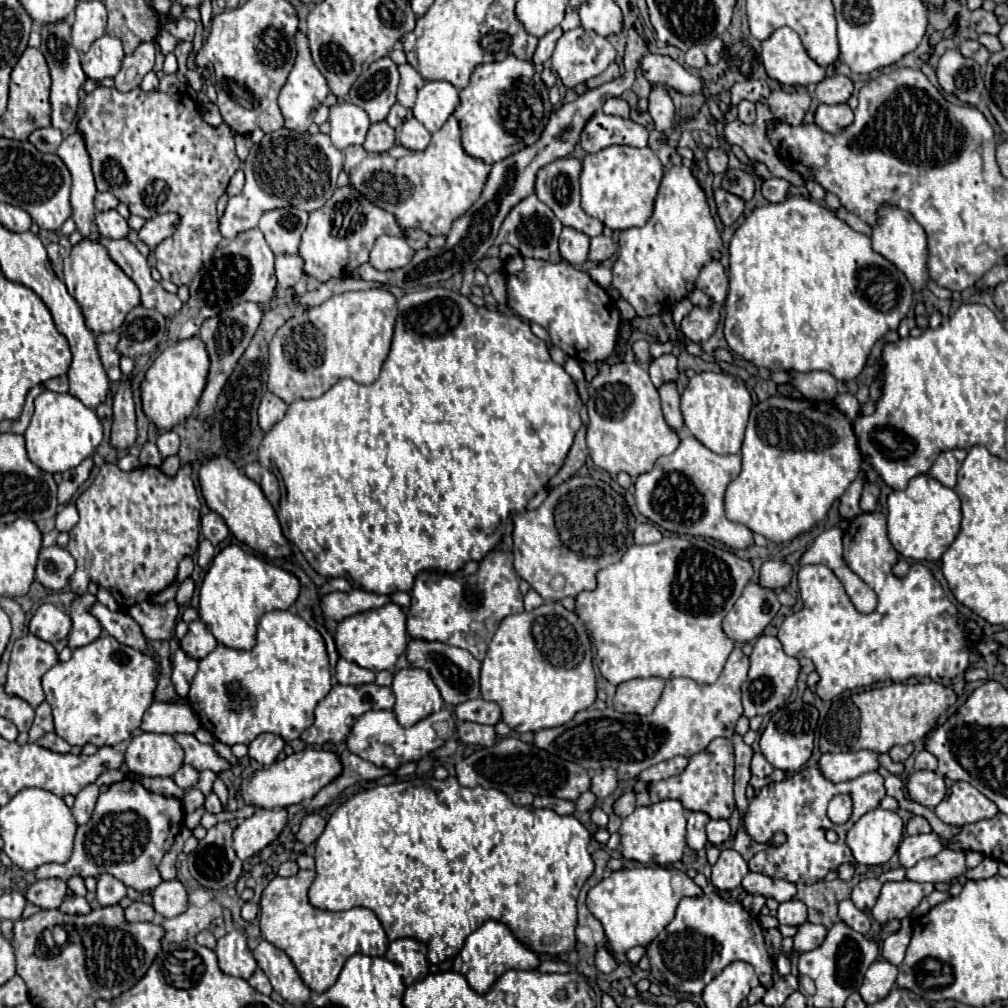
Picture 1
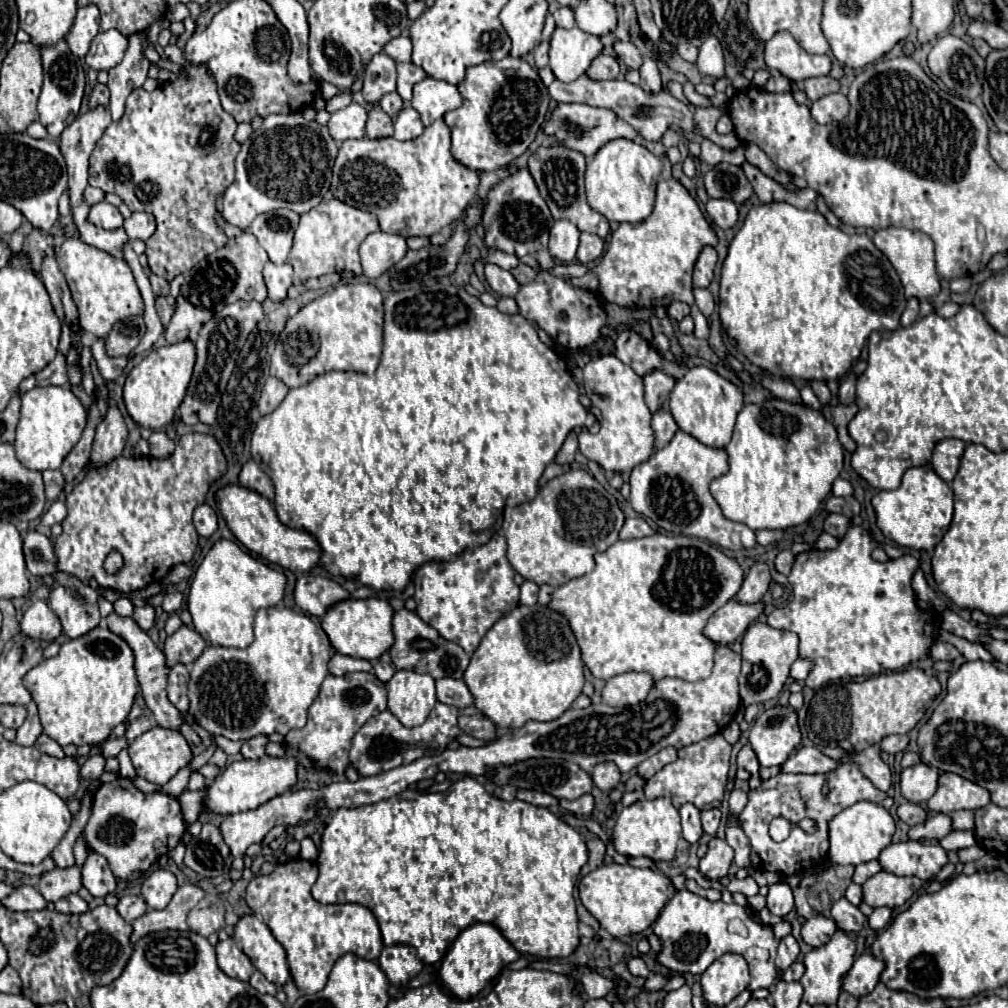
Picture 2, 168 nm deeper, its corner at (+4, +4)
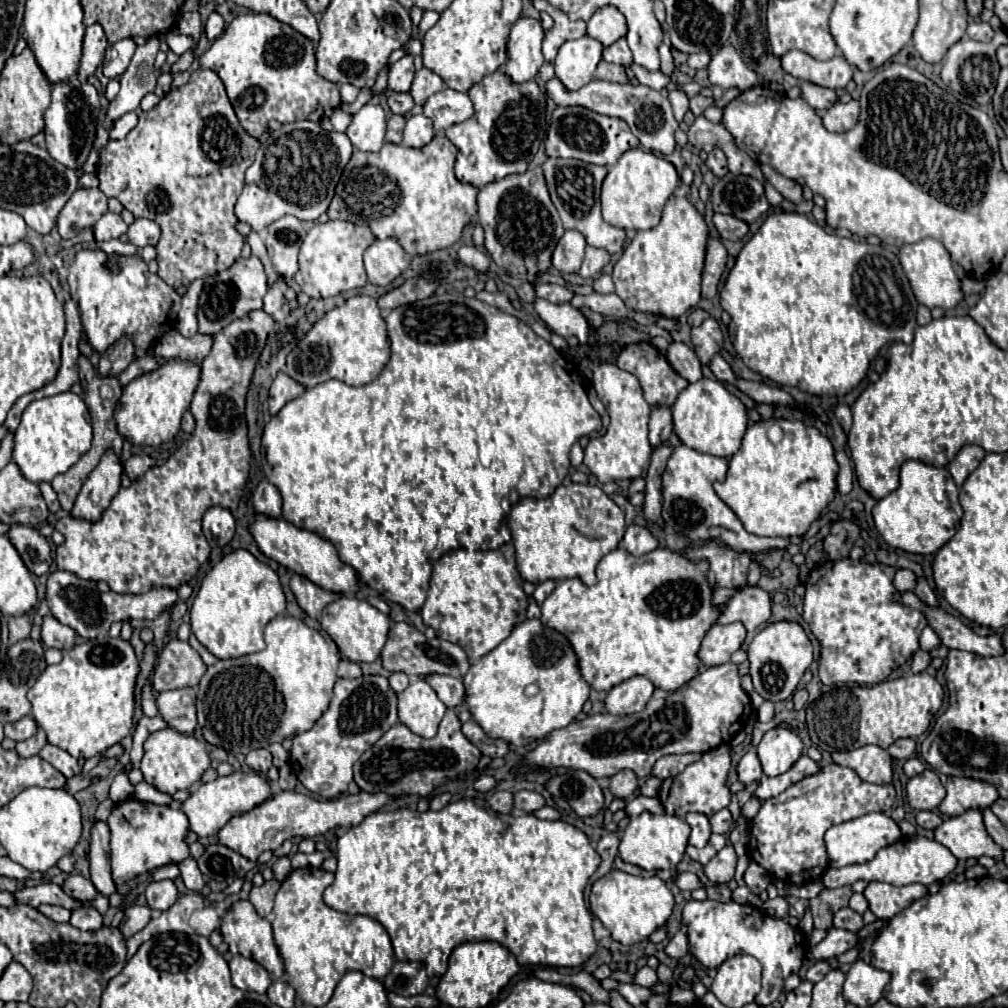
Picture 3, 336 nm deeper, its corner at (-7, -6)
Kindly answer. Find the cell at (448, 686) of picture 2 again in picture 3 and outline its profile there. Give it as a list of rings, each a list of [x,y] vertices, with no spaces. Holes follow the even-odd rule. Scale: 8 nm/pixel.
[[[430,674],[430,676],[424,676],[424,680],[434,688],[438,698],[448,708],[464,704],[464,684],[462,684],[460,678],[442,676],[442,674]]]

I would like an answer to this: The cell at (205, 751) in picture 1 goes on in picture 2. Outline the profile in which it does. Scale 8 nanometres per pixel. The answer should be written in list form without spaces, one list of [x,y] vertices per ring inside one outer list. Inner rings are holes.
[[[111,612],[107,618],[107,628],[121,636],[133,650],[135,654],[135,670],[137,670],[137,680],[139,680],[139,686],[141,686],[141,694],[147,702],[147,706],[153,710],[153,716],[157,720],[159,726],[167,728],[167,730],[181,730],[183,726],[183,714],[179,714],[179,710],[175,710],[175,706],[171,706],[169,698],[167,698],[167,674],[169,674],[169,666],[163,658],[163,652],[153,644],[153,640],[137,626],[137,622],[133,618],[123,618],[115,612]]]

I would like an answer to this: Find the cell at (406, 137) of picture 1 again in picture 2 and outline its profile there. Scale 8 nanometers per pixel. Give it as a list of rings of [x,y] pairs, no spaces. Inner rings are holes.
[[[411,106],[403,108],[397,114],[393,126],[395,126],[393,138],[397,138],[397,140],[413,140],[419,134],[423,134],[423,130],[425,130],[423,124],[421,124],[421,120],[419,120],[419,114]]]

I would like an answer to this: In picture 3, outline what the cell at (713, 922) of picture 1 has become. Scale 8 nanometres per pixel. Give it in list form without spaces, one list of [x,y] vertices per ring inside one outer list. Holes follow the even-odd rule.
[[[690,900],[682,910],[682,922],[688,926],[688,942],[692,954],[706,966],[718,968],[726,958],[750,954],[762,964],[762,990],[756,994],[756,1004],[772,1004],[784,990],[784,980],[800,972],[806,960],[806,938],[798,928],[792,928],[786,918],[772,918],[750,904]]]

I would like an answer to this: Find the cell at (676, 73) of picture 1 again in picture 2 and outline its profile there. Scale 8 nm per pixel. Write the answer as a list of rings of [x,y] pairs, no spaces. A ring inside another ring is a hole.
[[[617,42],[617,44],[615,44],[615,52],[617,52],[617,58],[619,58],[627,68],[639,70],[639,66],[643,64],[643,52],[641,52],[633,42]]]

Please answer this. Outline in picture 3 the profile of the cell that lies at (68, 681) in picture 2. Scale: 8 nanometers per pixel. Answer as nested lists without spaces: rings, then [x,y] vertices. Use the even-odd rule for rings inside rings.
[[[102,636],[82,642],[72,650],[64,652],[62,662],[48,666],[26,696],[32,704],[32,716],[36,724],[46,732],[50,744],[66,750],[74,758],[92,758],[108,750],[112,744],[118,744],[126,734],[130,734],[134,716],[136,676],[138,676],[138,658],[132,646],[122,638]]]

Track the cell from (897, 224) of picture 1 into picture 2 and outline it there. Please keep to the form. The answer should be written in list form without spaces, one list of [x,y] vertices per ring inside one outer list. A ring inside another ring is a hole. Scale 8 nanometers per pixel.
[[[889,226],[889,228],[877,230],[873,236],[873,242],[897,270],[907,298],[931,298],[931,296],[939,294],[939,278],[935,272],[933,240],[925,232],[903,228],[903,226]]]

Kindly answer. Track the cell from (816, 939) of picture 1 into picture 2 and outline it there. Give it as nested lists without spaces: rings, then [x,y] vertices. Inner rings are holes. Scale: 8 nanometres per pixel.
[[[819,914],[819,916],[815,916],[803,924],[801,938],[805,944],[817,948],[817,946],[823,946],[825,942],[829,942],[829,938],[833,936],[835,930],[837,930],[837,924]]]

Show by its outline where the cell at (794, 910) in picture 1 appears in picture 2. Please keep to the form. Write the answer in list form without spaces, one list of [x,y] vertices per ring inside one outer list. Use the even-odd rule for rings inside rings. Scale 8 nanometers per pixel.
[[[777,882],[777,884],[771,884],[769,886],[767,908],[771,910],[771,914],[781,916],[781,918],[785,918],[795,908],[795,902],[793,902],[793,894],[791,894],[789,884]]]

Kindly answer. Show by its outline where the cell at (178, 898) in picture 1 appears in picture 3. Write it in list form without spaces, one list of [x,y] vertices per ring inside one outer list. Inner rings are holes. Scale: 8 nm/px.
[[[160,880],[160,882],[150,882],[144,890],[144,896],[146,896],[146,902],[150,908],[166,910],[178,898],[178,890],[172,880]]]

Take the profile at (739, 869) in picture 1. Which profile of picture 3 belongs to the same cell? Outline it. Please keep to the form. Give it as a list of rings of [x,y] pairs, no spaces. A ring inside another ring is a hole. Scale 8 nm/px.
[[[726,844],[706,866],[704,874],[712,884],[726,884],[734,878],[734,868],[736,868],[736,852],[732,844]]]

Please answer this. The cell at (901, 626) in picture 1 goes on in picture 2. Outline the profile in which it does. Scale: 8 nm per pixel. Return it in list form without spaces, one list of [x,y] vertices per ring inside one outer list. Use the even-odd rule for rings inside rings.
[[[851,526],[847,530],[847,534],[839,540],[839,546],[833,548],[833,550],[809,550],[809,552],[803,552],[795,558],[795,564],[791,568],[791,574],[789,574],[789,582],[793,586],[793,602],[789,602],[789,606],[781,608],[781,610],[773,610],[769,616],[767,616],[767,624],[771,628],[779,628],[779,630],[789,630],[793,634],[799,636],[799,654],[801,656],[807,656],[807,658],[813,658],[815,660],[815,668],[813,672],[807,676],[805,680],[805,686],[809,688],[819,688],[823,686],[825,682],[829,680],[841,680],[841,678],[859,678],[859,676],[875,676],[875,674],[883,674],[887,670],[899,670],[911,662],[919,662],[919,660],[927,660],[929,658],[929,652],[937,640],[937,634],[941,630],[941,616],[935,612],[935,610],[923,610],[917,606],[917,598],[915,598],[915,592],[911,588],[911,578],[915,574],[915,570],[919,568],[919,560],[913,558],[911,554],[905,554],[903,558],[897,558],[897,560],[889,560],[889,562],[877,562],[871,558],[871,552],[877,548],[877,540],[871,536],[871,532],[867,532],[863,526]]]

